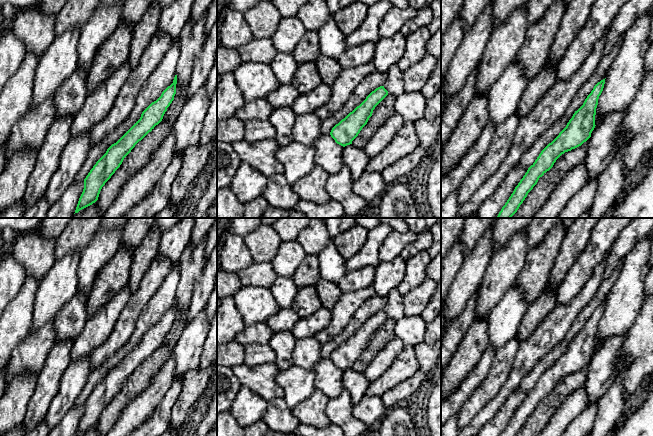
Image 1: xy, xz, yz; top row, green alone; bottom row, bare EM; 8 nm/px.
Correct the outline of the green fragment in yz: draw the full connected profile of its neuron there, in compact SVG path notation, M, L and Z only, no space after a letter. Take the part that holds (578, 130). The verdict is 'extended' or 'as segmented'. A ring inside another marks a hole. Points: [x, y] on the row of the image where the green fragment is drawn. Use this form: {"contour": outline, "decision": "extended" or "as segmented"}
{"contour": "M605 79L594 86L583 105L575 111L566 127L541 151L515 187L497 218L511 218L517 212L528 193L537 184L539 178L553 167L556 160L565 152L581 146L591 137L591 133L596 126L595 115L598 99L603 91L604 84Z", "decision": "as segmented"}

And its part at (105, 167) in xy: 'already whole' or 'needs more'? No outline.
already whole

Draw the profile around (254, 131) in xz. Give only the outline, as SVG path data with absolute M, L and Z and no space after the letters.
M266 120L244 122L244 140L248 143L258 143L275 137L276 129Z

